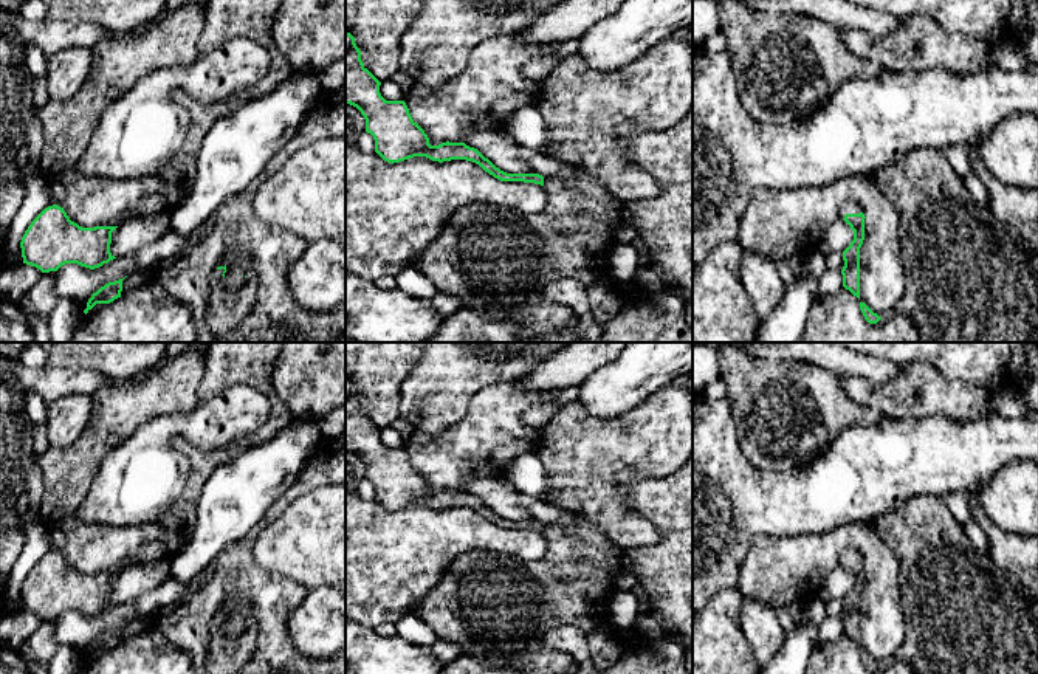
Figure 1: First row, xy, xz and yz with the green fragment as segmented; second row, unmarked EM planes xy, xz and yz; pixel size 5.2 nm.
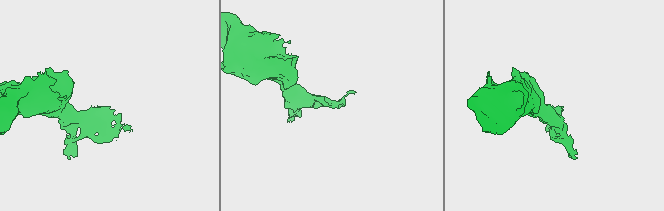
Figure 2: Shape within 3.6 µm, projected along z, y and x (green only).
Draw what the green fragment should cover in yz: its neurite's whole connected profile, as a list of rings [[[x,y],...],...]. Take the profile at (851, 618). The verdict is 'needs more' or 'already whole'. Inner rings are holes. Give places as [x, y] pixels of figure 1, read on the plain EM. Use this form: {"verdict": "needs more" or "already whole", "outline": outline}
{"verdict": "needs more", "outline": [[[847,547],[841,552],[840,566],[843,566],[854,578],[854,587],[843,598],[843,634],[860,646],[860,595],[864,587],[866,564],[860,550]]]}

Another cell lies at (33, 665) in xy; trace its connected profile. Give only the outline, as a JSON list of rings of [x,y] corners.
[[[25,641],[20,648],[17,648],[17,652],[22,655],[22,659],[26,662],[26,668],[29,674],[48,674],[48,668],[42,666],[34,654],[31,652],[28,643]]]

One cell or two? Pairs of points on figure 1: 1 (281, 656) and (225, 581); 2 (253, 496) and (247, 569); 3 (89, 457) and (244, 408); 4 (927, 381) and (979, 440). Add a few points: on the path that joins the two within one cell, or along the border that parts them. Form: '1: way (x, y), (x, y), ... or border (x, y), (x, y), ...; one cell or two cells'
1: way (273, 634), (271, 612), (247, 588); one cell
2: border (273, 504), (254, 527), (219, 552); two cells
3: border (138, 429), (104, 457), (92, 484); two cells
4: border (990, 409), (986, 416), (976, 419), (925, 416); two cells

